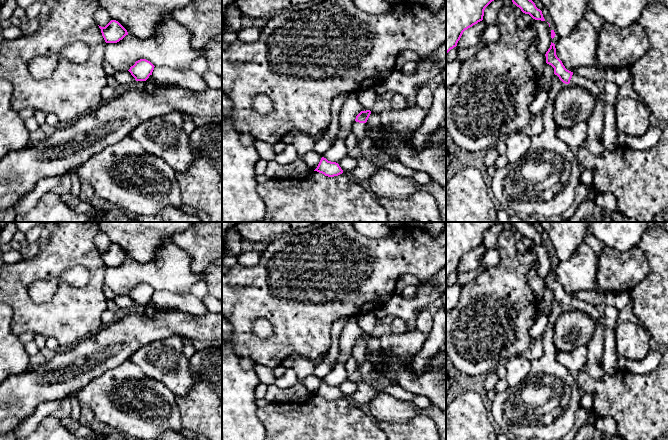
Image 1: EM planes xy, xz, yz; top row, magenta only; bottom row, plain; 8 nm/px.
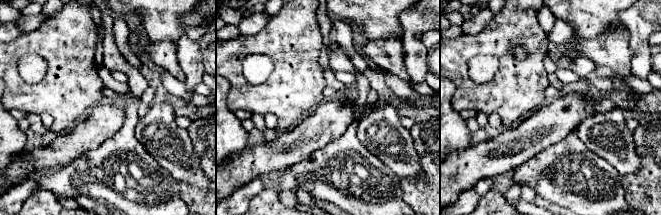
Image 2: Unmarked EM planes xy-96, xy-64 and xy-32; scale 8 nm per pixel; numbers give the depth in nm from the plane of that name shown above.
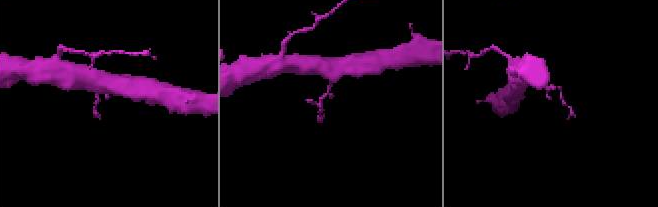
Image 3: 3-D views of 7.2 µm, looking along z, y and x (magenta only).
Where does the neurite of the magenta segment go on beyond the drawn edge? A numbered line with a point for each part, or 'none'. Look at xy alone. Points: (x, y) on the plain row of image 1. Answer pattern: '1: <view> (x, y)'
none

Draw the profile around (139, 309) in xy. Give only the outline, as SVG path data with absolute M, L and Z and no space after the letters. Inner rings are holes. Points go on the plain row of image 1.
M135 305L131 308L120 311L119 316L122 316L127 312L138 313L138 314L145 313L145 305Z

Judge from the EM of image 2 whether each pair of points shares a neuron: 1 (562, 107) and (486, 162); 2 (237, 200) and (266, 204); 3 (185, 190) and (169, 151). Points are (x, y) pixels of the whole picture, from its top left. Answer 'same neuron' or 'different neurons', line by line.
1: same neuron
2: different neurons
3: different neurons

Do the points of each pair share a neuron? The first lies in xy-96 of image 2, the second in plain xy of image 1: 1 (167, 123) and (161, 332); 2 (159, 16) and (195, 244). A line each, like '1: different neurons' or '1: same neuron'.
1: different neurons
2: different neurons

